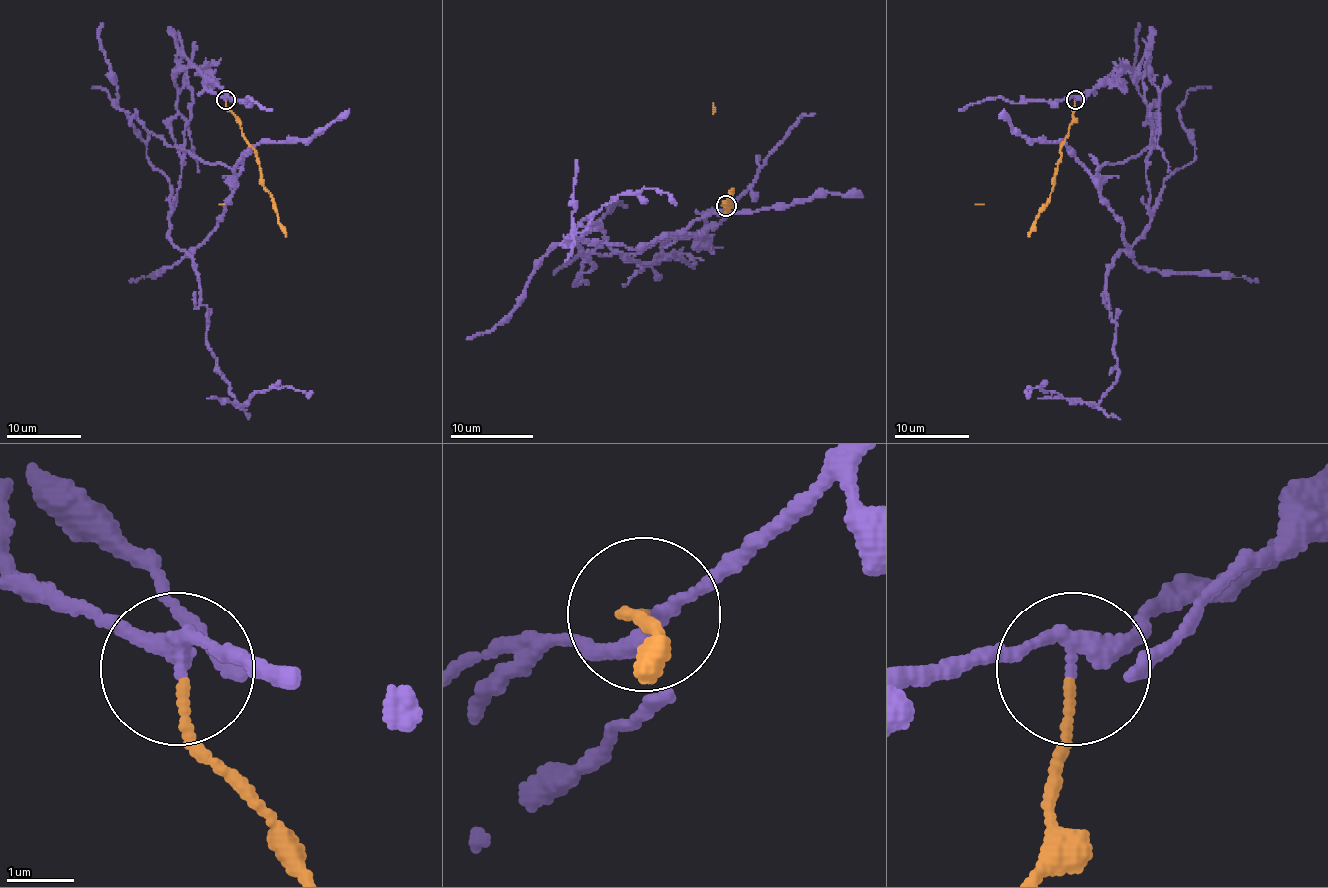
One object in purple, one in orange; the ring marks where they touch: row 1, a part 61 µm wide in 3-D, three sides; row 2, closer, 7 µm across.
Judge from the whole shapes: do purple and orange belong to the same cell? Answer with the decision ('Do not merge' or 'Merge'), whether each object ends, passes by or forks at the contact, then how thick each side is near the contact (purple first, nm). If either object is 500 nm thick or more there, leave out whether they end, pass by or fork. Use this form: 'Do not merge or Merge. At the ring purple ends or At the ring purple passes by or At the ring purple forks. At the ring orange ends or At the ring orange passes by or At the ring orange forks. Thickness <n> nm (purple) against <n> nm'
Do not merge. At the ring purple forks. At the ring orange ends. Thickness 190 nm (purple) against 110 nm

